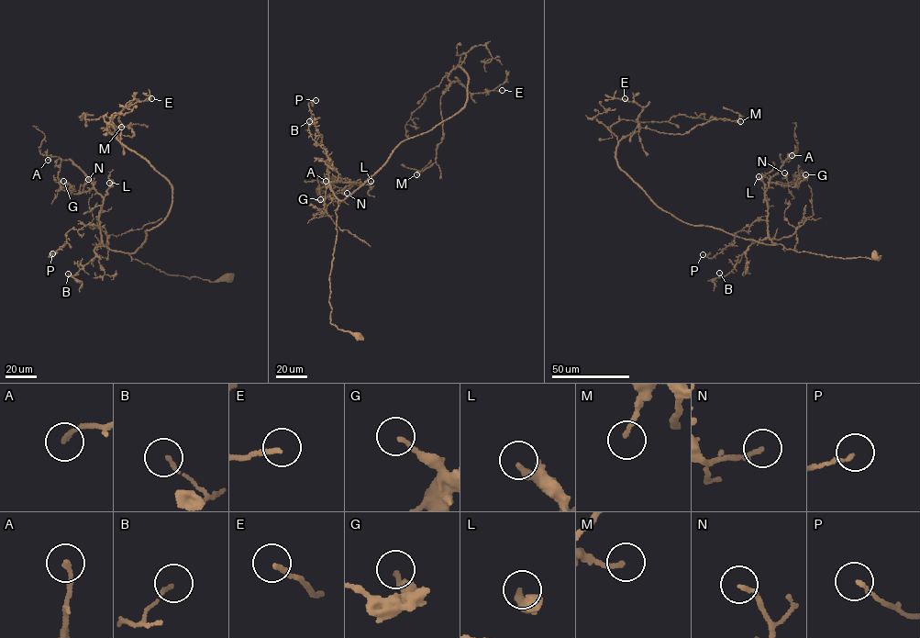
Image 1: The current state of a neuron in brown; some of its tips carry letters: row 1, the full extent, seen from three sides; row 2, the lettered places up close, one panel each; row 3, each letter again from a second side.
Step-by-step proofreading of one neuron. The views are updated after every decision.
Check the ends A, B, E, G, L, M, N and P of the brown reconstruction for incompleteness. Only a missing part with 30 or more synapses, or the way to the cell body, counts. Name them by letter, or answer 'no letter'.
E, G

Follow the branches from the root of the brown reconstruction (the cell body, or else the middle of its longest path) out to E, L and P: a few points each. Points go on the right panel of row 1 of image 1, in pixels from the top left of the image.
E: (873, 256), (797, 252), (667, 212), (618, 165), (618, 142), (638, 130), (643, 108), (625, 98)
L: (873, 256), (878, 260), (881, 256), (843, 259), (797, 252), (772, 243), (768, 236), (764, 184), (759, 176)
P: (873, 256), (843, 259), (786, 250), (772, 243), (759, 219), (714, 257), (703, 254)

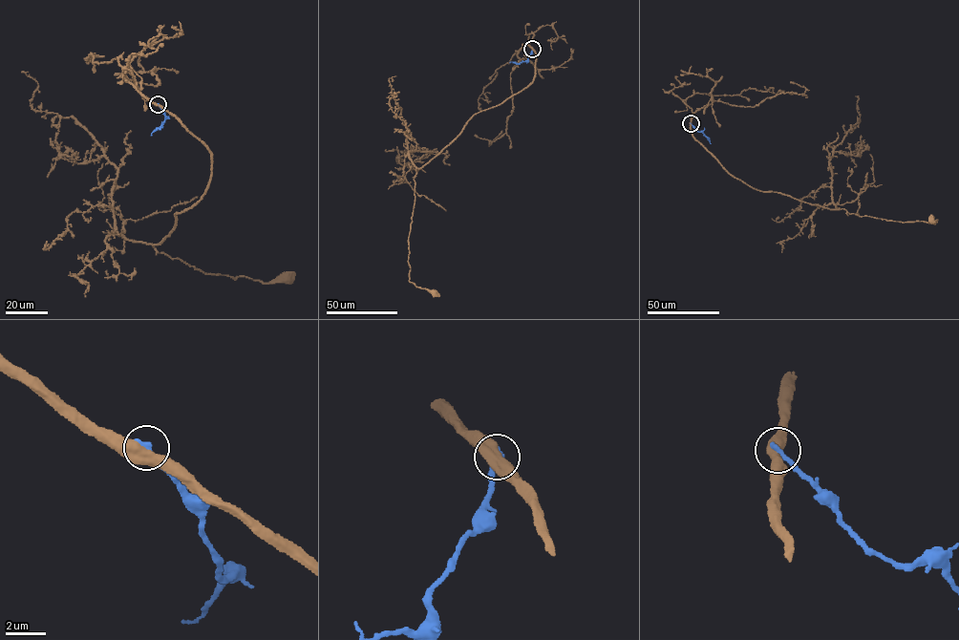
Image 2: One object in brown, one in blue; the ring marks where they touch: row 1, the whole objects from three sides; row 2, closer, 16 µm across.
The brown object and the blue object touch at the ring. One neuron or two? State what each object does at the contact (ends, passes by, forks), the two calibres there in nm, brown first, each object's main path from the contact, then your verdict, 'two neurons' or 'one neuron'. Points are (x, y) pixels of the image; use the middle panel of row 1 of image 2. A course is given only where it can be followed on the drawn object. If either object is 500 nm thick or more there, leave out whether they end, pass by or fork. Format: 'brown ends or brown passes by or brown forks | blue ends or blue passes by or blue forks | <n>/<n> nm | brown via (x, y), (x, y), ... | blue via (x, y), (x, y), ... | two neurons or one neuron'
550/300 nm | brown via (532, 49), (532, 82), (476, 114), (458, 136), (416, 168), (409, 281), (434, 290) | blue via (532, 49), (526, 60), (510, 62) | two neurons

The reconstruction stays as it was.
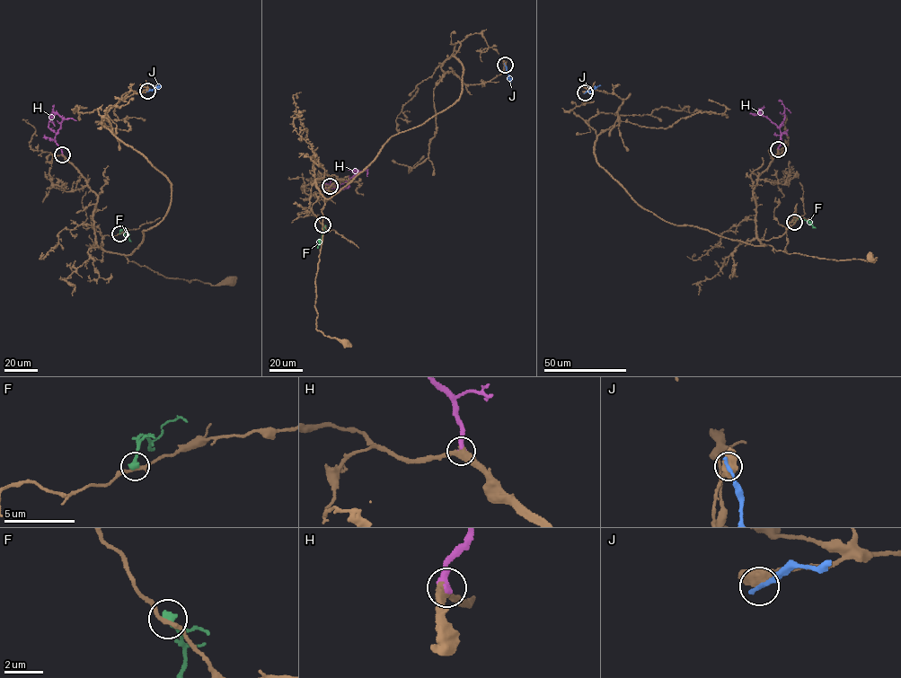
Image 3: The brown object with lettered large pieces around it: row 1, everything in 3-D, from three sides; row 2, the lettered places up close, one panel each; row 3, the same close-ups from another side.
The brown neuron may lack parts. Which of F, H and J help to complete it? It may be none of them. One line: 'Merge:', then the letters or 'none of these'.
Merge: H

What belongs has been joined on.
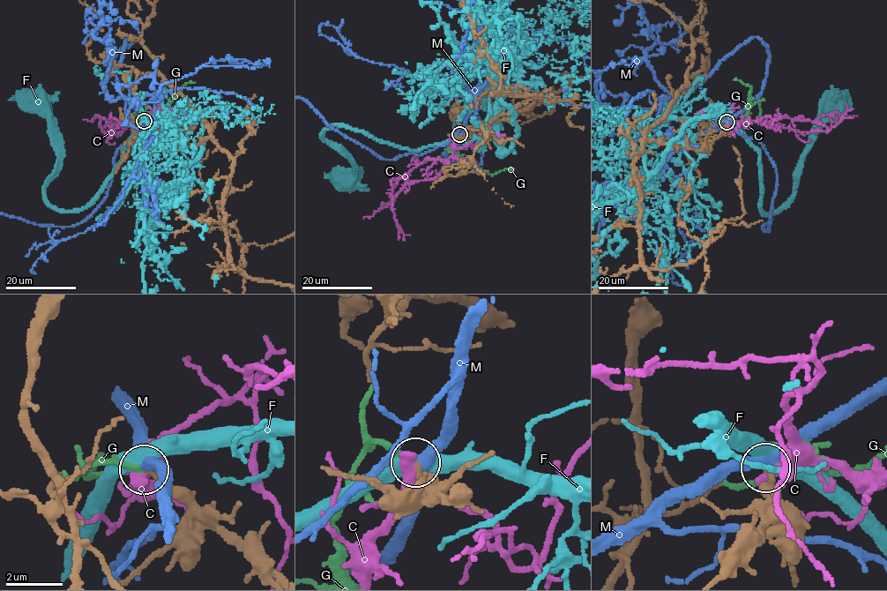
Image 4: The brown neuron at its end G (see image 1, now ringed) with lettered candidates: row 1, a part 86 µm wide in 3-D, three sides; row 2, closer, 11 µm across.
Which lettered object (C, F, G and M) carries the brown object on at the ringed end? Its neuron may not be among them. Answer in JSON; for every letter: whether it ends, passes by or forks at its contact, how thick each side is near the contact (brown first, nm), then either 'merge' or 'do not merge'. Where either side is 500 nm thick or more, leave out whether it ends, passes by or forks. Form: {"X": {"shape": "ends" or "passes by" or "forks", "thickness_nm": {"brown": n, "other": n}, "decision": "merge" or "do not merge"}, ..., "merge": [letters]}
{"C": {"thickness_nm": {"brown": 170, "other": 550}, "decision": "do not merge"}, "F": {"thickness_nm": {"brown": 170, "other": 500}, "decision": "do not merge"}, "G": {"shape": "passes by", "thickness_nm": {"brown": 170, "other": 140}, "decision": "merge"}, "M": {"shape": "passes by", "thickness_nm": {"brown": 190, "other": 400}, "decision": "do not merge"}, "merge": ["G"]}

